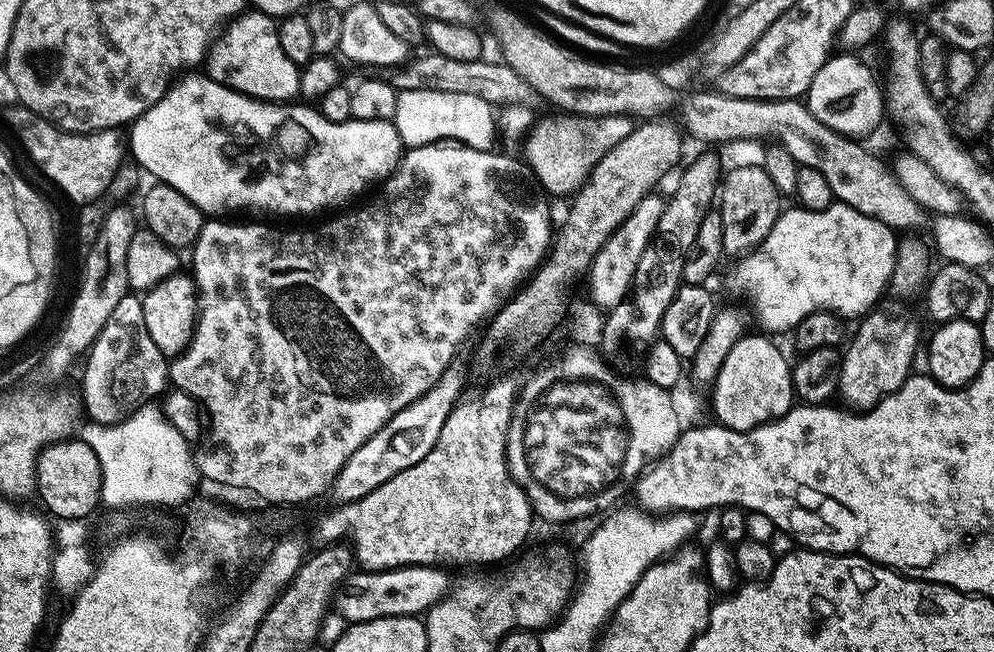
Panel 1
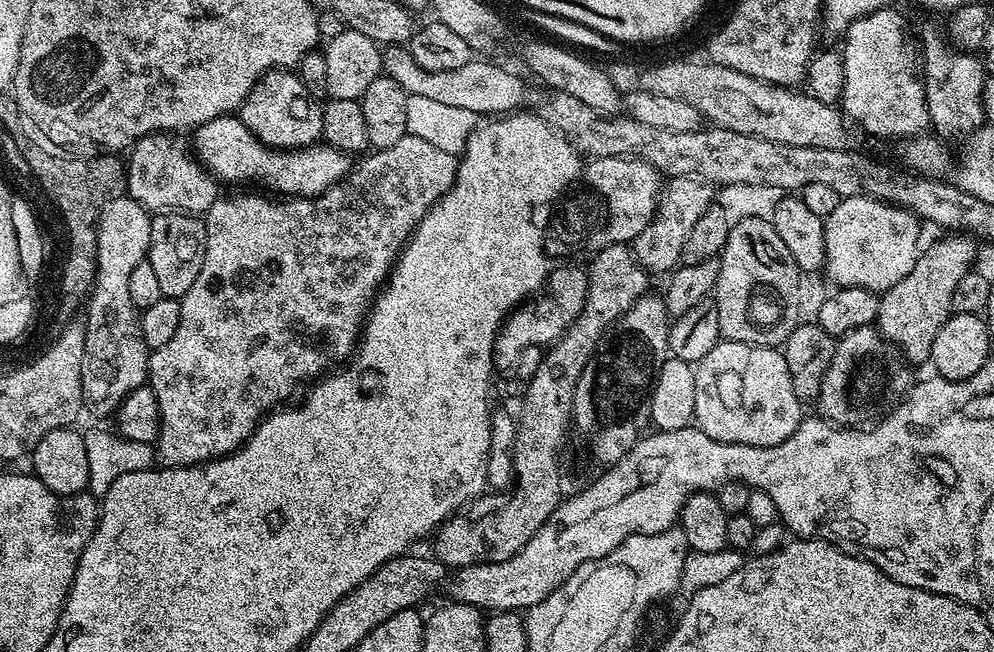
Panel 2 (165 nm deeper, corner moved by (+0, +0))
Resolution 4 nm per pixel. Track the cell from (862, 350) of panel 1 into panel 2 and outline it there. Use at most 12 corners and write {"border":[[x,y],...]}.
{"border":[[944,234],[880,296],[875,327],[927,365],[977,241]]}

